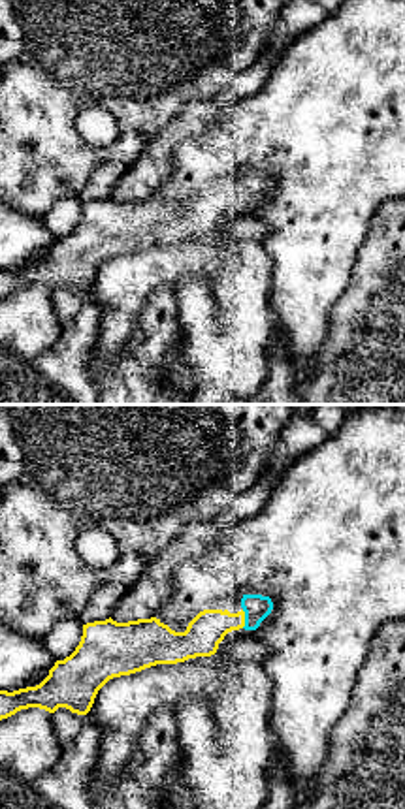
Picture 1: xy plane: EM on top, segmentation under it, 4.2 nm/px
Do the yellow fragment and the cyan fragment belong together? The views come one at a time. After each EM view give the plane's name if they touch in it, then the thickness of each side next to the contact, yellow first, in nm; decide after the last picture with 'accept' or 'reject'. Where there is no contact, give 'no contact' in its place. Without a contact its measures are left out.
meets yellow in xy; 160 nm thick on the yellow side, 110 nm on the other

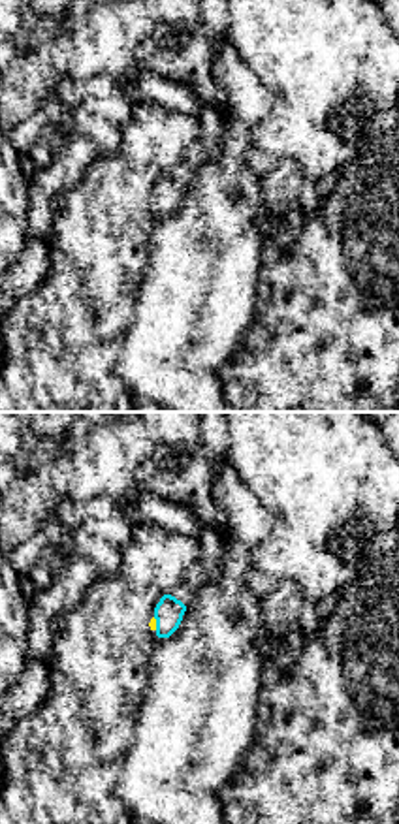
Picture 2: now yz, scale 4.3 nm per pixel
meets yellow in yz; 30 nm thick on the yellow side, 120 nm on the other

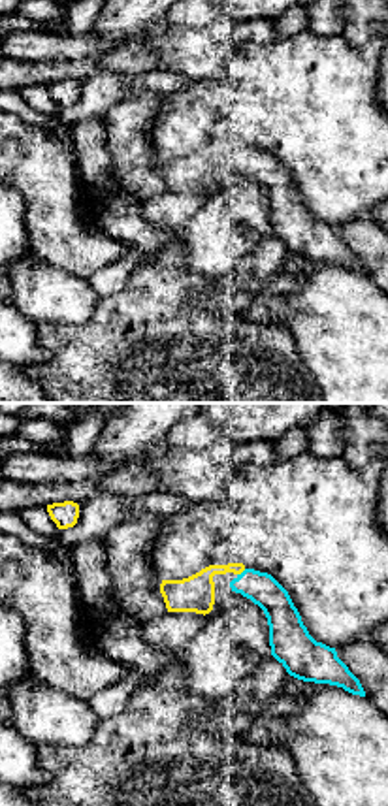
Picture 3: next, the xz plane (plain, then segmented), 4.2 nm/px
meets yellow in xz; 160 nm thick on the yellow side, 140 nm on the other

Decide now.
accept

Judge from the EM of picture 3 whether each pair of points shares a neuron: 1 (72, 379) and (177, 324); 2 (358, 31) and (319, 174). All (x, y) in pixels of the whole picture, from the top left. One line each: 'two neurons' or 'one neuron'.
1: one neuron
2: two neurons

